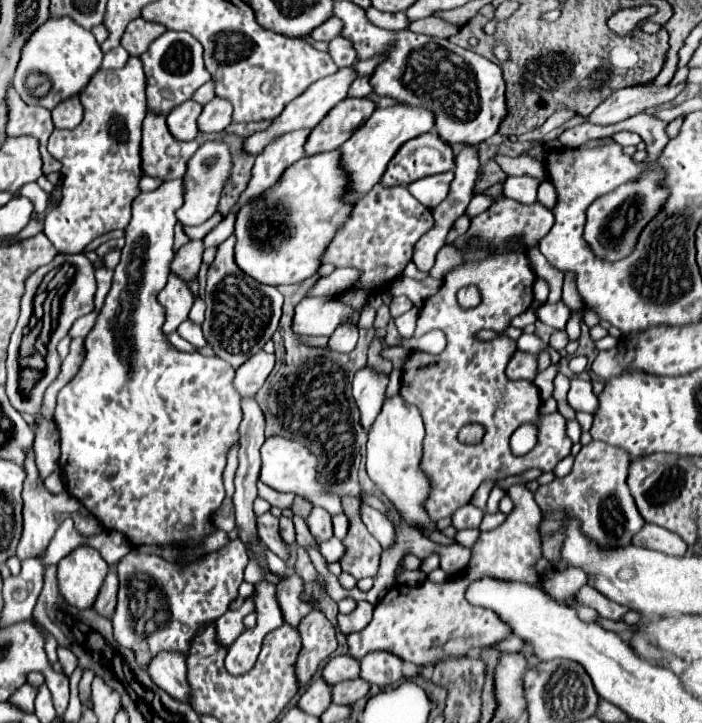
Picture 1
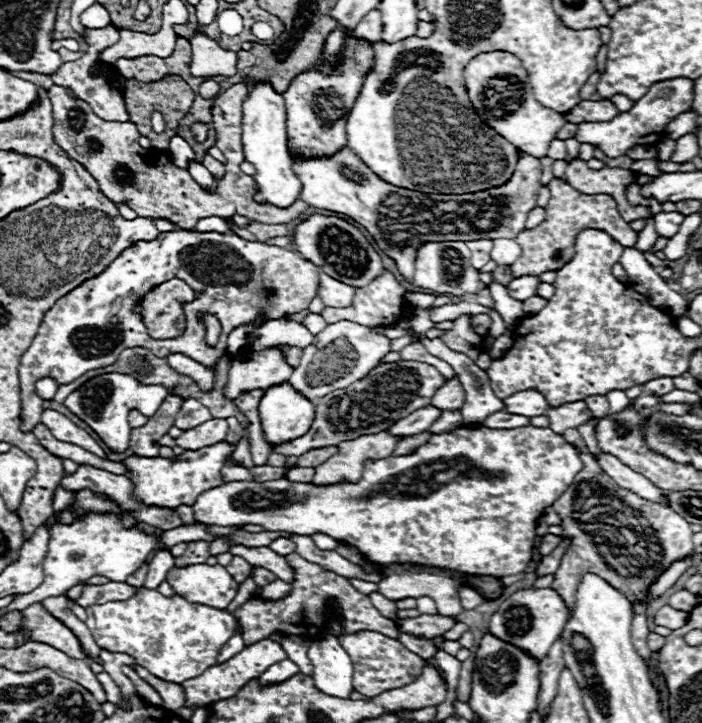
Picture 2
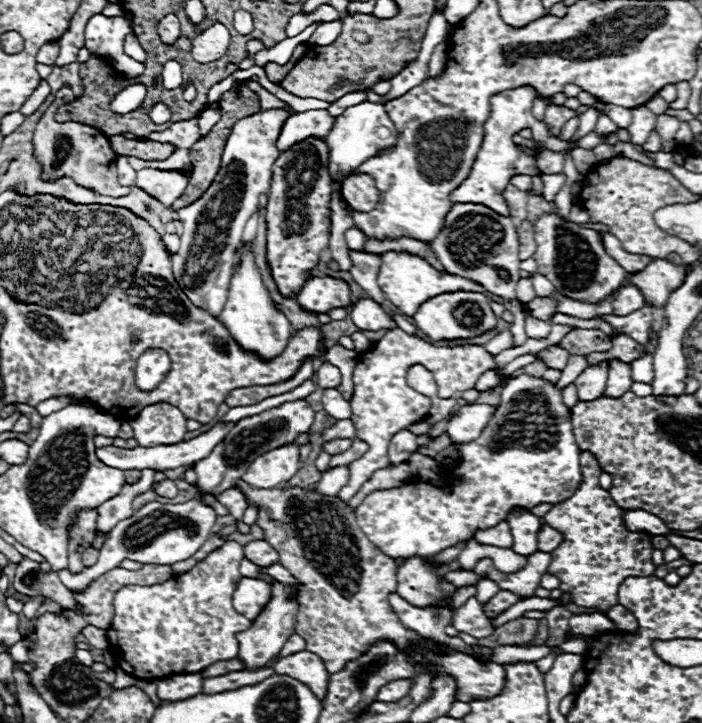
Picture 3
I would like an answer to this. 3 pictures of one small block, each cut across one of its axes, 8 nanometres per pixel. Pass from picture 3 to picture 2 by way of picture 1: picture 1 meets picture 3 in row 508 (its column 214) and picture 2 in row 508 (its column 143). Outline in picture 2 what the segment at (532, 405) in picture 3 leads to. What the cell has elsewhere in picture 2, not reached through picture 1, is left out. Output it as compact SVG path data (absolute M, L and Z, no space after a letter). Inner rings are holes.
M522 426L516 430L484 430L482 428L456 428L446 434L432 434L430 442L416 448L412 454L406 456L390 456L382 460L366 460L364 462L364 474L358 482L338 482L332 486L312 486L306 482L290 482L286 478L270 480L270 482L226 482L218 488L206 490L196 500L194 518L196 522L204 524L218 524L218 526L244 526L244 524L258 524L264 526L268 532L288 532L288 534L328 534L336 538L338 542L346 542L354 548L358 548L360 554L364 554L368 560L378 564L422 564L422 566L436 566L454 570L468 576L512 576L524 572L528 562L532 560L532 548L536 538L536 520L542 516L544 508L552 506L560 494L572 484L574 476L582 470L582 460L578 450L564 440L564 436L552 432L550 428L534 428L534 426Z

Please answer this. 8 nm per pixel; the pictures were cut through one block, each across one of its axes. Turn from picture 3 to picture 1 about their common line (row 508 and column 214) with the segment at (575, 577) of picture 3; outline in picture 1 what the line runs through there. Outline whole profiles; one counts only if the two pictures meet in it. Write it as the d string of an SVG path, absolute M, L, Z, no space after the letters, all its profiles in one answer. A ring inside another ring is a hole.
M238 538L204 556L200 564L184 568L184 572L176 568L176 562L166 562L160 556L126 554L116 566L120 576L118 606L112 616L116 642L134 652L144 672L152 656L158 656L160 652L180 652L188 656L196 632L218 620L238 596L246 564L248 552Z

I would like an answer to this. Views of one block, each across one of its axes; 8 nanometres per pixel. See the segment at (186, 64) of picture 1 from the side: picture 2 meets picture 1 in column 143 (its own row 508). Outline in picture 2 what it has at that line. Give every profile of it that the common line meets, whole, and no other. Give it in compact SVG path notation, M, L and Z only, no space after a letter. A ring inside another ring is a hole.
M56 488L54 508L56 508L56 510L62 510L66 504L70 506L70 504L72 504L72 494L74 494L74 492L66 492L66 490L62 490L62 488Z

